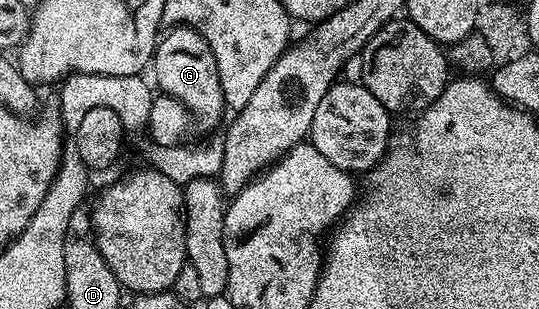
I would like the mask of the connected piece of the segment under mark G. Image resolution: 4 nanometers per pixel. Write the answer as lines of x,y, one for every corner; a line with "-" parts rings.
172,27
159,38
156,55
151,68
156,69
155,84
160,84
161,94
178,99
191,113
193,122
208,131
215,130
220,116
226,113
224,92
220,82
220,72
214,59
214,51
202,39
197,29
191,27

